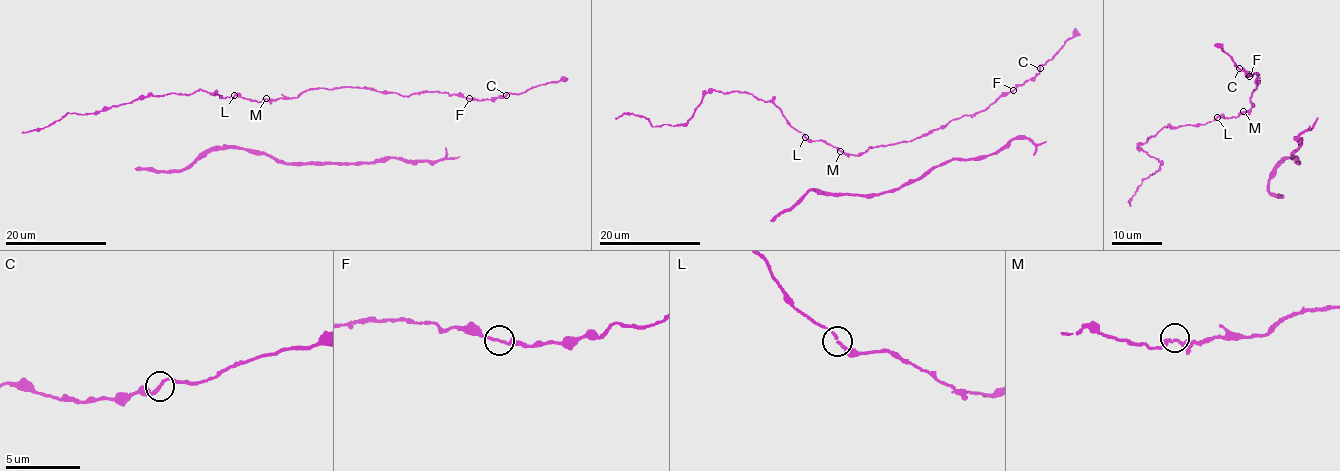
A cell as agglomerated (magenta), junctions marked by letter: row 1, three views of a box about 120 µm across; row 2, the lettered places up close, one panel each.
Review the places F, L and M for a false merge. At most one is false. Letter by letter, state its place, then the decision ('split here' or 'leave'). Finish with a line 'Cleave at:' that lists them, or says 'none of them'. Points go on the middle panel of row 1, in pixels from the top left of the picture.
F: at (1013, 90); leave
L: at (805, 137); leave
M: at (840, 151); leave
Cleave at: none of them

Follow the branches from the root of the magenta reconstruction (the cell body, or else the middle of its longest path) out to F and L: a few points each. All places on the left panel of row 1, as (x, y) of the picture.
F: (266, 99), (290, 99), (309, 90), (342, 87), (369, 87), (403, 95), (441, 92), (470, 98)
L: (266, 99), (256, 102), (235, 95)

